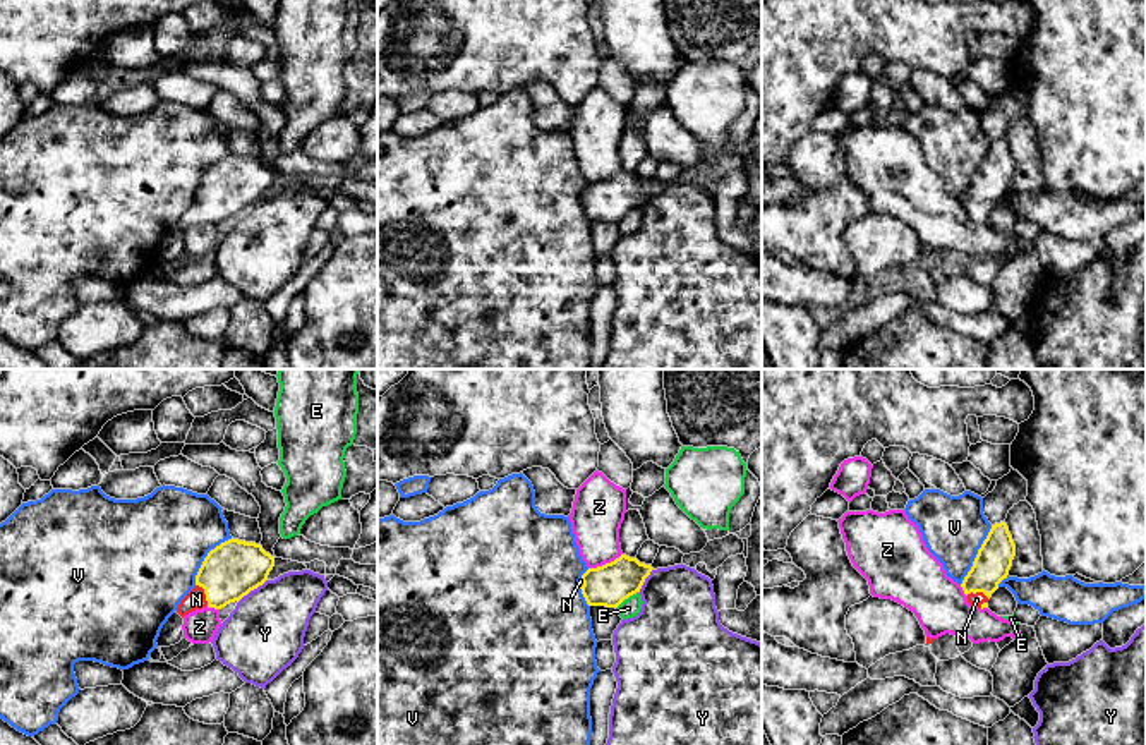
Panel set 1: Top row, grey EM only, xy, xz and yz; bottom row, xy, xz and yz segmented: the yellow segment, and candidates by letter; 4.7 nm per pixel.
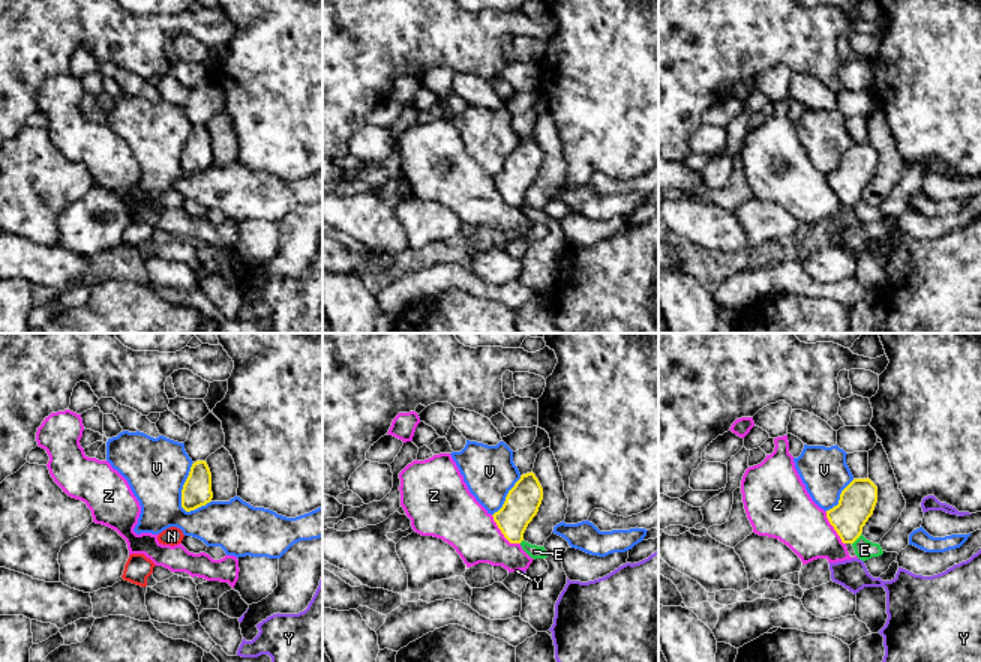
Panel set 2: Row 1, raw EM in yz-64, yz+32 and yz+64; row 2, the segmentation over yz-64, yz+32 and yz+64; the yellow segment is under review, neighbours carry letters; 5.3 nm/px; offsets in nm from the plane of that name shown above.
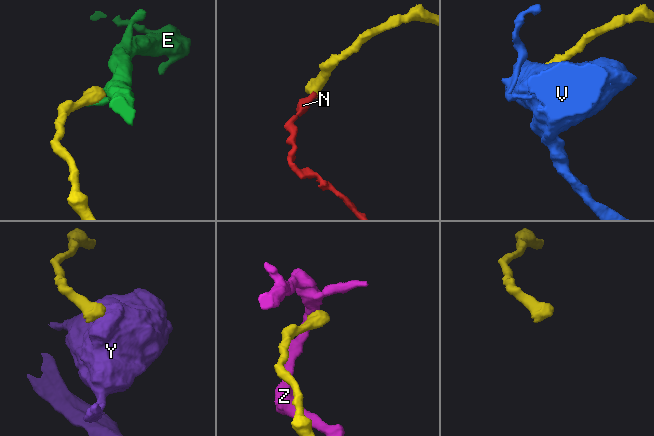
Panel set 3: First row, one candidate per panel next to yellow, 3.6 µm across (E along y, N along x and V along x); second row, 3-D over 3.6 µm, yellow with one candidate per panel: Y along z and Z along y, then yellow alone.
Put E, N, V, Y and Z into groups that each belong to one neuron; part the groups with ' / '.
E / N / V / Y / Z

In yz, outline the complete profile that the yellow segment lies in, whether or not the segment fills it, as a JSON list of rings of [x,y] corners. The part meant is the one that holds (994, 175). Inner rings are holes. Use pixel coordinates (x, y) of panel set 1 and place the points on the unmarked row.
[[[1005,137],[992,141],[983,156],[971,185],[961,203],[973,223],[988,223],[992,209],[1007,194],[1016,172],[1016,160]]]

